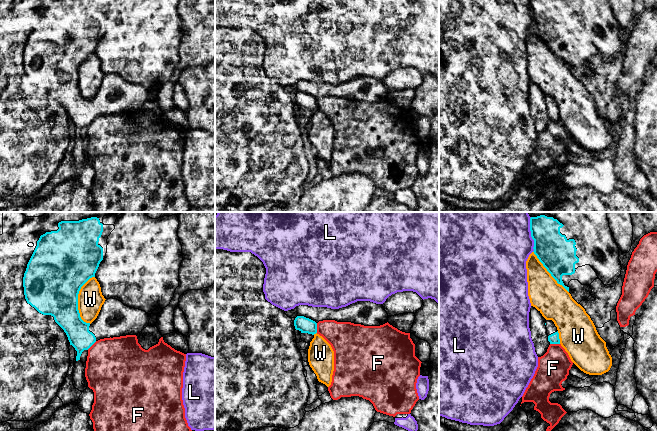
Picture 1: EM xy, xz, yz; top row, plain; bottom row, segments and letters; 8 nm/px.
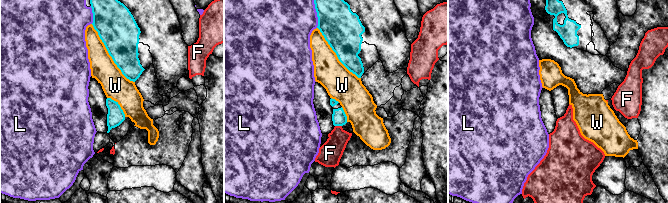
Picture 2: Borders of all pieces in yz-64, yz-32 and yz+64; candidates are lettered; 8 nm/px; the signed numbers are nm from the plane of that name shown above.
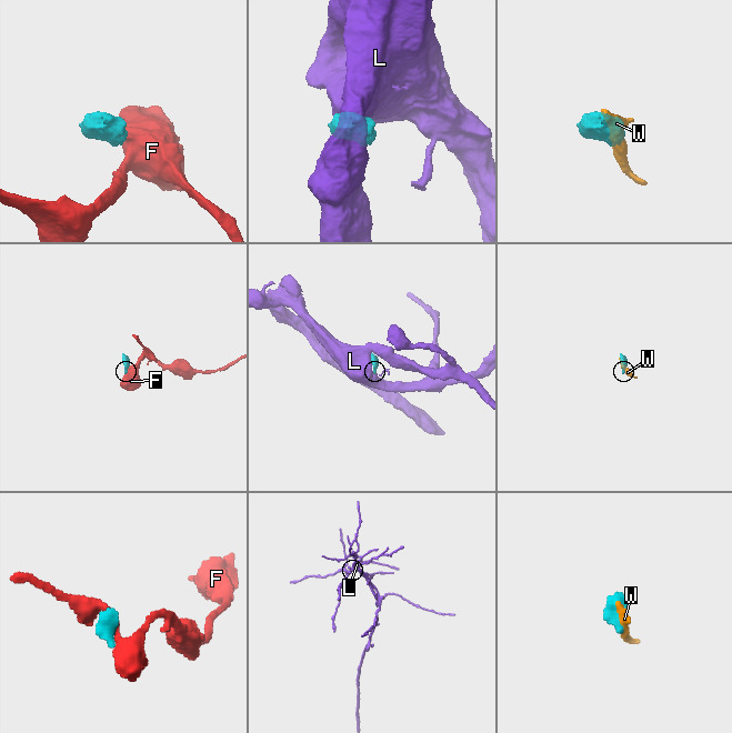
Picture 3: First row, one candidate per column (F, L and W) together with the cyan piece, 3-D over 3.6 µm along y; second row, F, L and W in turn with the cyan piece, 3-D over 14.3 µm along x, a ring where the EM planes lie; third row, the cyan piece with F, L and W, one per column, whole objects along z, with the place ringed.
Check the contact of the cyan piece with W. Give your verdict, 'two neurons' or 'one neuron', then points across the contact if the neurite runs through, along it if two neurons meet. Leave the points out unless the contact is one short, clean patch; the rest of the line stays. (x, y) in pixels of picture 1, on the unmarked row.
two neurons

